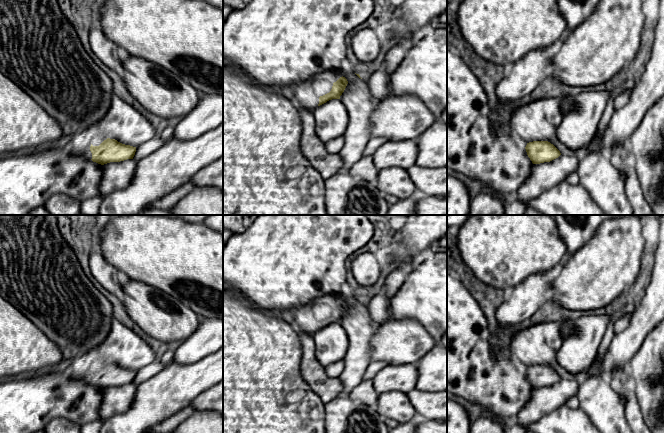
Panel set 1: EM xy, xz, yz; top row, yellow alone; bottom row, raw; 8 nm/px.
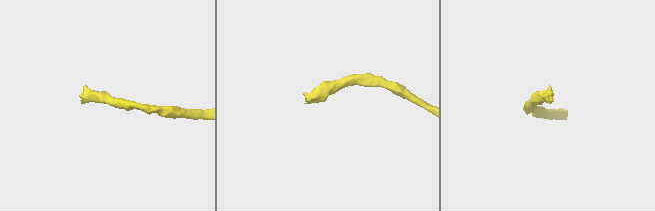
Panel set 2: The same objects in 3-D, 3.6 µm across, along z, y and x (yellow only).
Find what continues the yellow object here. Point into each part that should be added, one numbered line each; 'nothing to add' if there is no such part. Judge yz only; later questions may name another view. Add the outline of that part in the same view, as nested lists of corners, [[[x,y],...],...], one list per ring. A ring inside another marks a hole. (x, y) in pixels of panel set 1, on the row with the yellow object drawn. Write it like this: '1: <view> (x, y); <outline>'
1: yz (539, 120); [[[659,0],[658,3],[659,19],[654,31],[650,59],[636,81],[628,102],[614,111],[604,133],[597,130],[595,137],[586,147],[570,151],[557,138],[557,130],[563,115],[559,100],[555,98],[539,99],[509,108],[510,130],[520,135],[527,143],[548,141],[561,154],[574,154],[578,157],[587,153],[596,139],[602,141],[602,151],[606,155],[613,151],[616,143],[628,141],[648,109],[664,95],[664,0]]]

